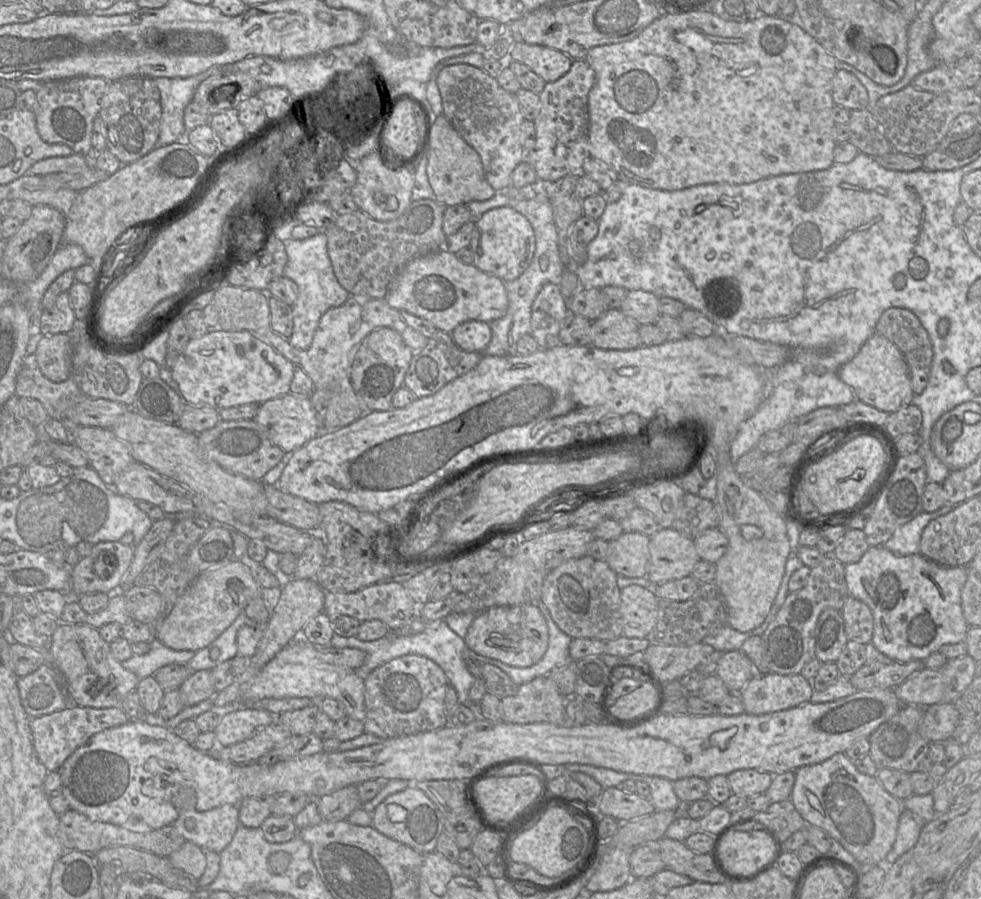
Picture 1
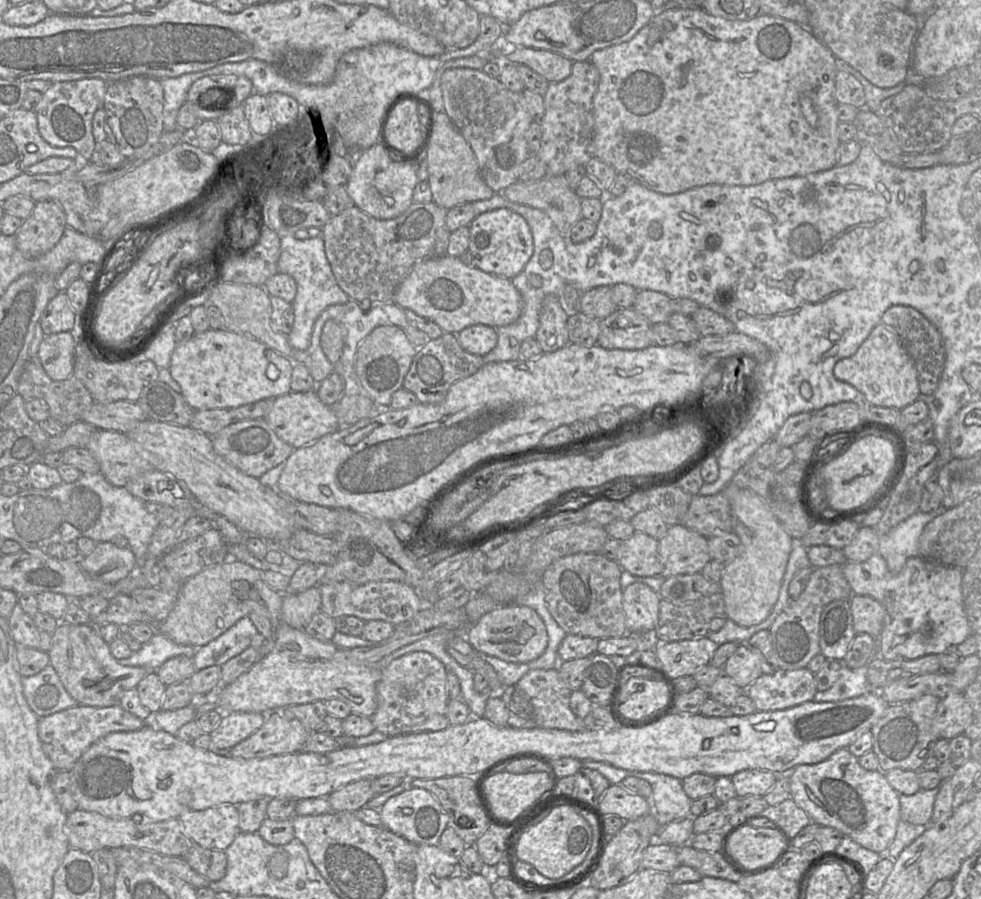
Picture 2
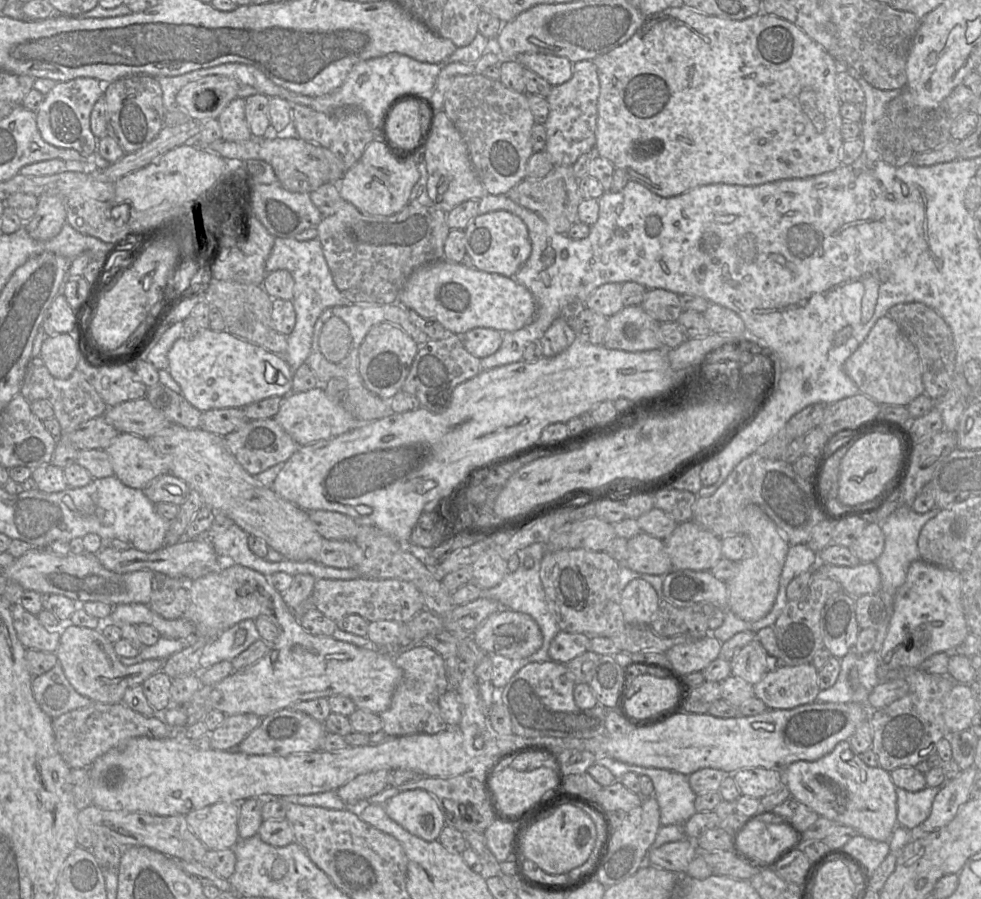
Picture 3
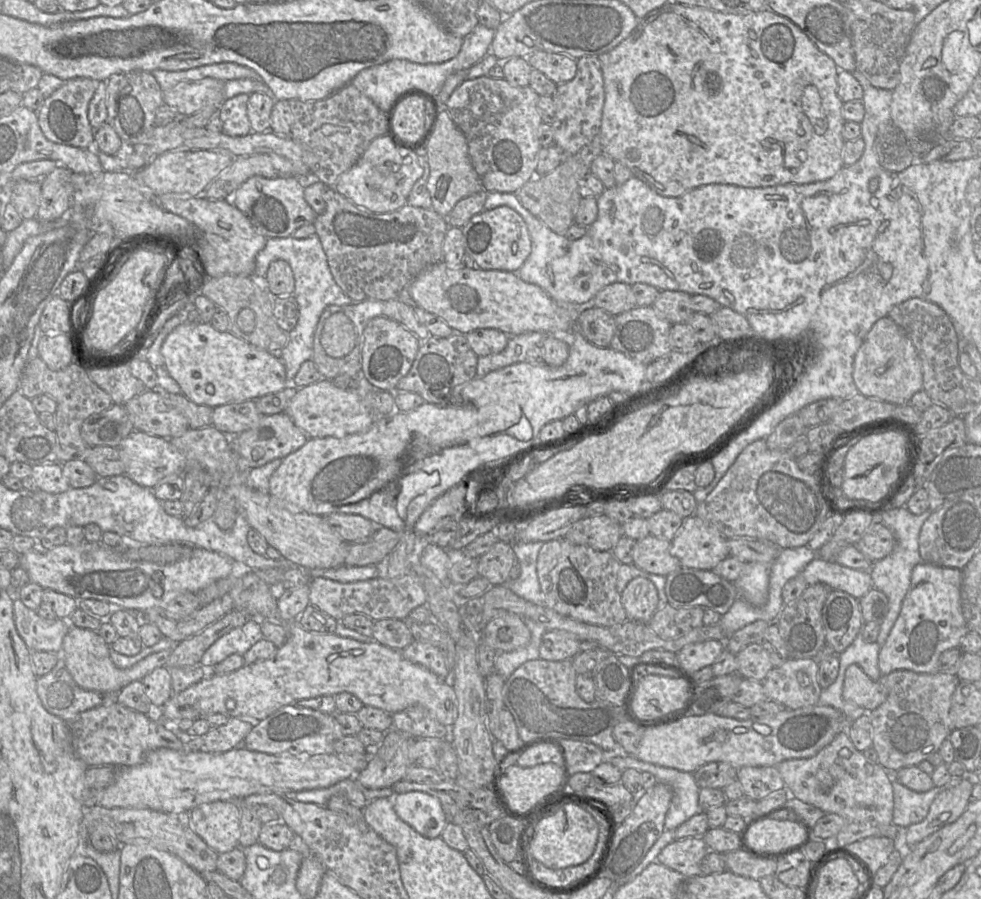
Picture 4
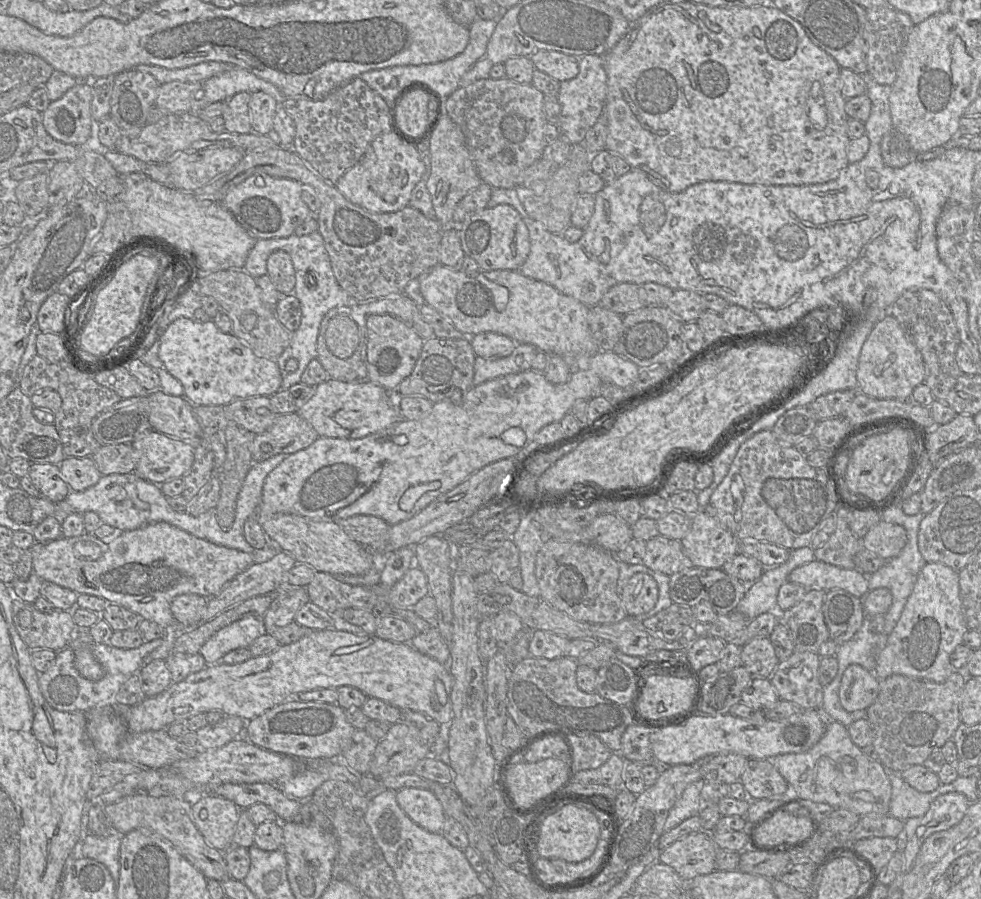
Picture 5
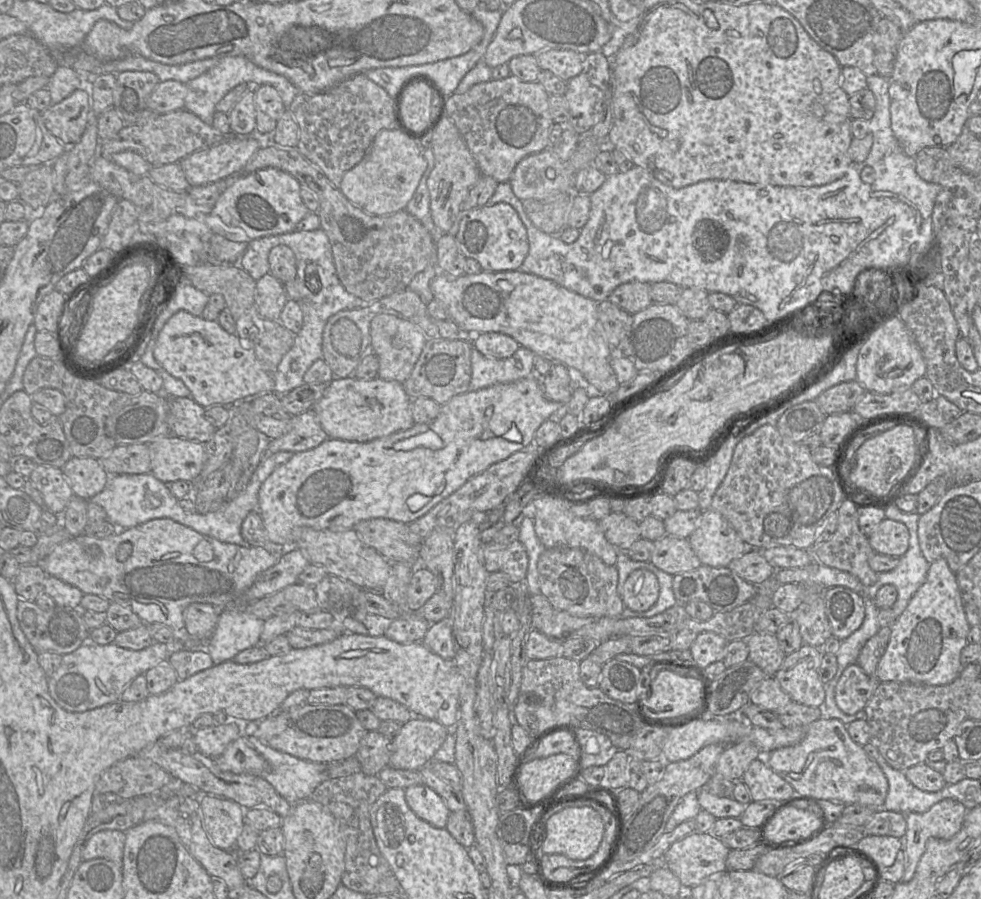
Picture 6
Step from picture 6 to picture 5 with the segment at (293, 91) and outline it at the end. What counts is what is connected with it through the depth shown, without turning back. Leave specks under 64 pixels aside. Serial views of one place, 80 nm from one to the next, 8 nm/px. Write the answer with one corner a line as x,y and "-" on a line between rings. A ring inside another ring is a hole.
231,66
228,70
201,82
201,89
196,93
195,99
193,99
193,112
188,113
199,113
212,103
227,101
240,92
248,92
251,94
256,92
264,92
271,95
278,102
278,104
283,104
287,99
279,91
279,89
270,82
255,76
243,68
238,66

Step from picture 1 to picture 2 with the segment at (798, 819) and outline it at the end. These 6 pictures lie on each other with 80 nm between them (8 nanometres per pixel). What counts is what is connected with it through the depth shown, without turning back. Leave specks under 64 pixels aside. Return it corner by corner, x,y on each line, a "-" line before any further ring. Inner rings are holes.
791,797
775,806
767,806
761,813
756,813
761,818
768,818
786,840
793,839
801,829
811,822
808,814
798,807

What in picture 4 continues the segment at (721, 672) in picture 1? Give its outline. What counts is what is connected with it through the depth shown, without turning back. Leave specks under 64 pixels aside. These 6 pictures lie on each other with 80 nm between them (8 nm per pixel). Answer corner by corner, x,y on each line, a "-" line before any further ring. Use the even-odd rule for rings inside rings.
752,643
737,655
737,673
747,679
762,682
773,669
768,650
762,643

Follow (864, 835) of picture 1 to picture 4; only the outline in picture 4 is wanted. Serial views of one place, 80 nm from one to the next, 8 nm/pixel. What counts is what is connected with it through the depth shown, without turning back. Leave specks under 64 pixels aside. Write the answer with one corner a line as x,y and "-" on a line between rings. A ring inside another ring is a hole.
847,731
838,733
815,756
784,760
776,767
791,797
814,805
825,813
838,814
847,822
881,825
892,823
892,772
888,772
879,763
868,761
863,752
853,745

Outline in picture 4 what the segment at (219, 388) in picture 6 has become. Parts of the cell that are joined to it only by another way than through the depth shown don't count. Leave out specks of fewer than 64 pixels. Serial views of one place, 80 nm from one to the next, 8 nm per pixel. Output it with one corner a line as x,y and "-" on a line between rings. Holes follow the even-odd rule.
210,322
177,326
163,342
161,354
164,368
179,384
182,394
198,405
215,408
257,400
289,386
278,354
260,349
230,331
220,332

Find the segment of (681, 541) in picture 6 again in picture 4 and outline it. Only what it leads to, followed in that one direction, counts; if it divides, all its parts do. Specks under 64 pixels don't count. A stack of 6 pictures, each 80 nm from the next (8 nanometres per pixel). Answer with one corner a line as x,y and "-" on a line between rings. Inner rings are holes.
648,535
636,541
633,549
633,565
656,575
667,576
683,567
670,553
671,541

